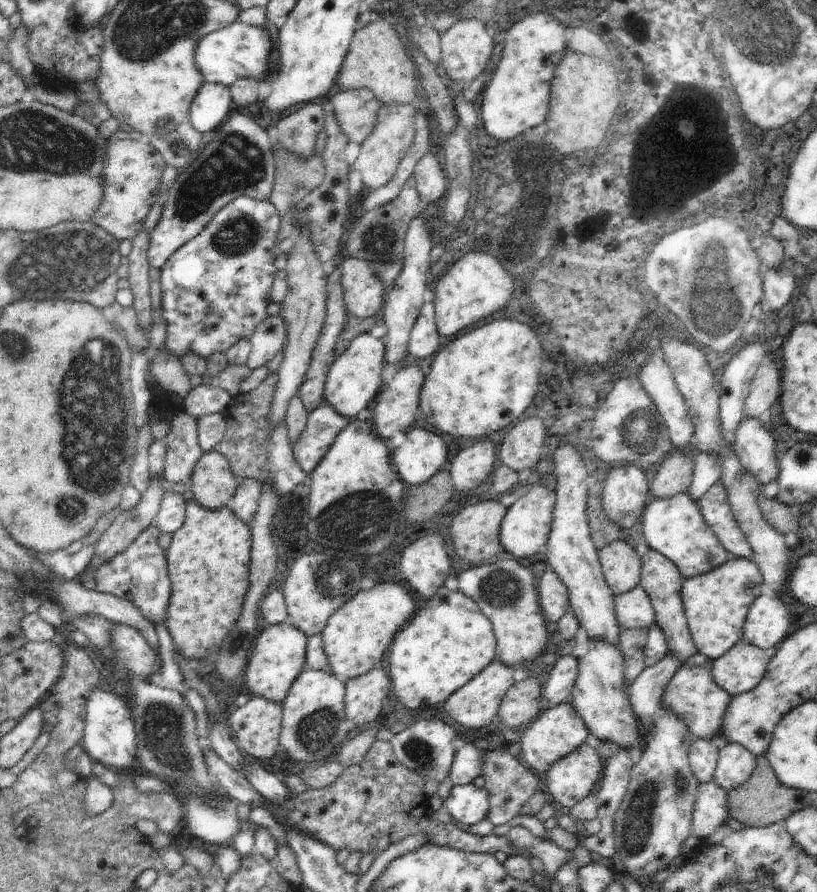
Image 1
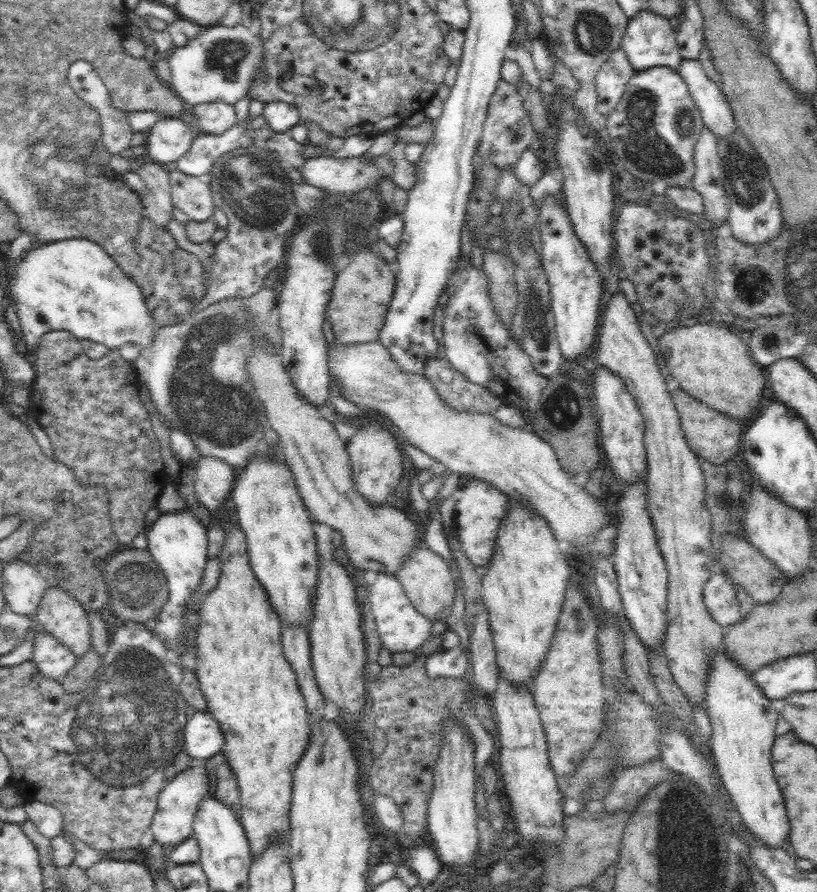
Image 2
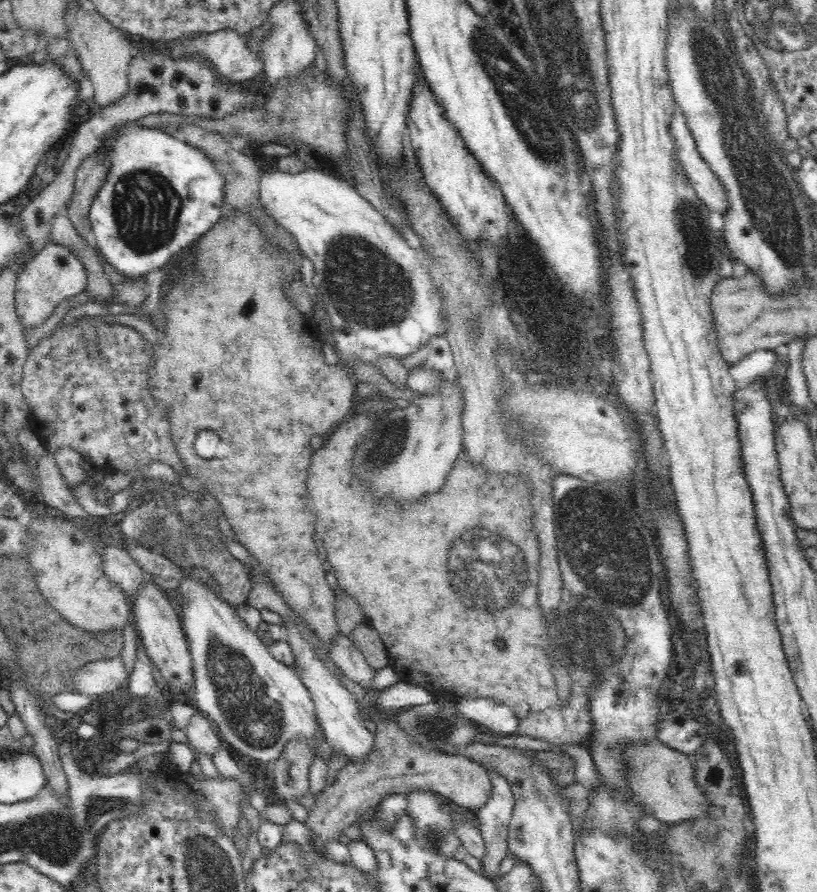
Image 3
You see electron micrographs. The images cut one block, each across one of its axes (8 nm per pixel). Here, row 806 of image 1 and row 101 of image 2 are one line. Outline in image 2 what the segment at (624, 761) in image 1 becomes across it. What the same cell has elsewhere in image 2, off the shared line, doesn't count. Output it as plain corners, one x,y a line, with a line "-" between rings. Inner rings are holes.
621,46
610,53
595,78
599,112
608,115
617,107
635,71

